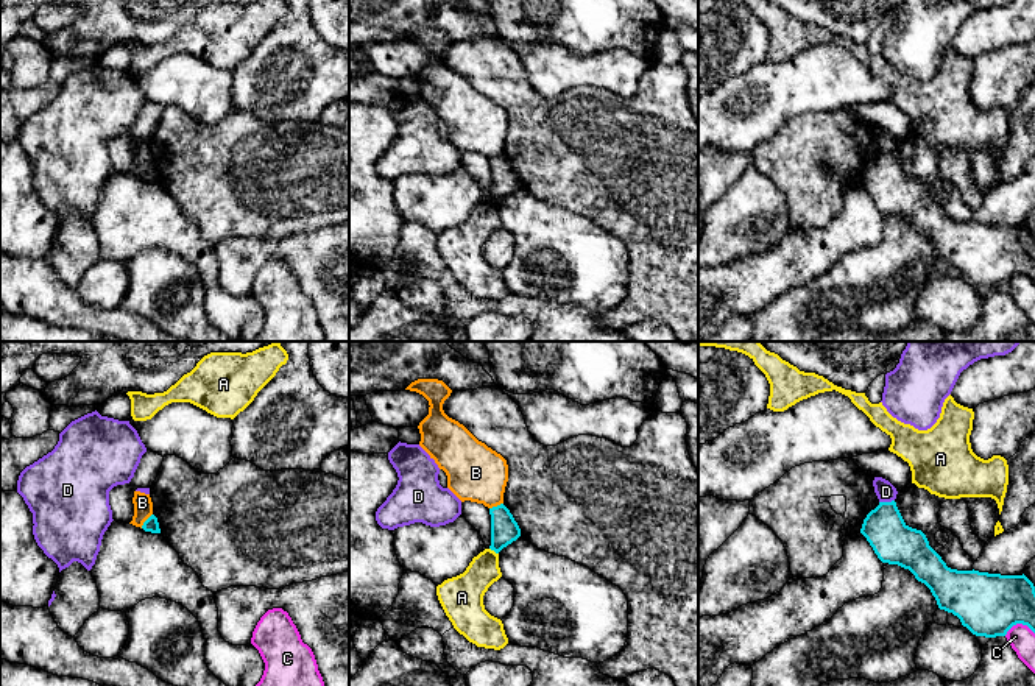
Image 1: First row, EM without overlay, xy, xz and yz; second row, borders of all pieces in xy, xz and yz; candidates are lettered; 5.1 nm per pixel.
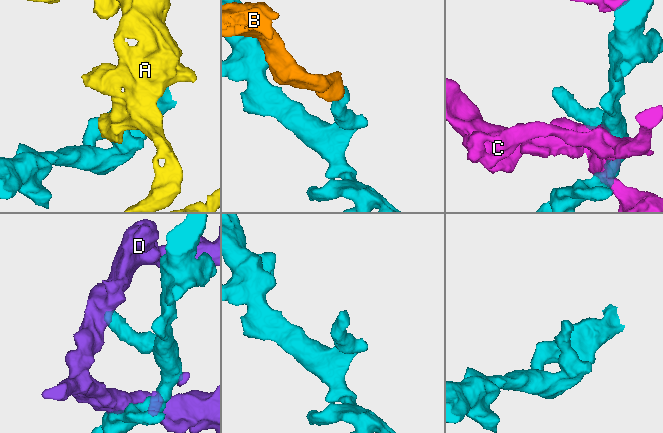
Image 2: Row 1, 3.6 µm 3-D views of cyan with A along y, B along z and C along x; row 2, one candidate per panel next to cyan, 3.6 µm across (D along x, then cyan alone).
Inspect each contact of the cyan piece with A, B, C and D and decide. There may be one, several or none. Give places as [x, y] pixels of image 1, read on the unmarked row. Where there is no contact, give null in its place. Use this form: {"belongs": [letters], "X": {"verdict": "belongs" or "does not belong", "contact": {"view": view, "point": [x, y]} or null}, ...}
{"belongs": [], "A": {"verdict": "does not belong", "contact": {"view": "xz", "point": [494, 201]}}, "B": {"verdict": "does not belong", "contact": {"view": "xy", "point": [145, 172]}}, "C": {"verdict": "does not belong", "contact": {"view": "yz", "point": [1018, 273]}}, "D": {"verdict": "does not belong", "contact": {"view": "yz", "point": [886, 153]}}}

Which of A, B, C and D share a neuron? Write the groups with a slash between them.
A / B / C / D

